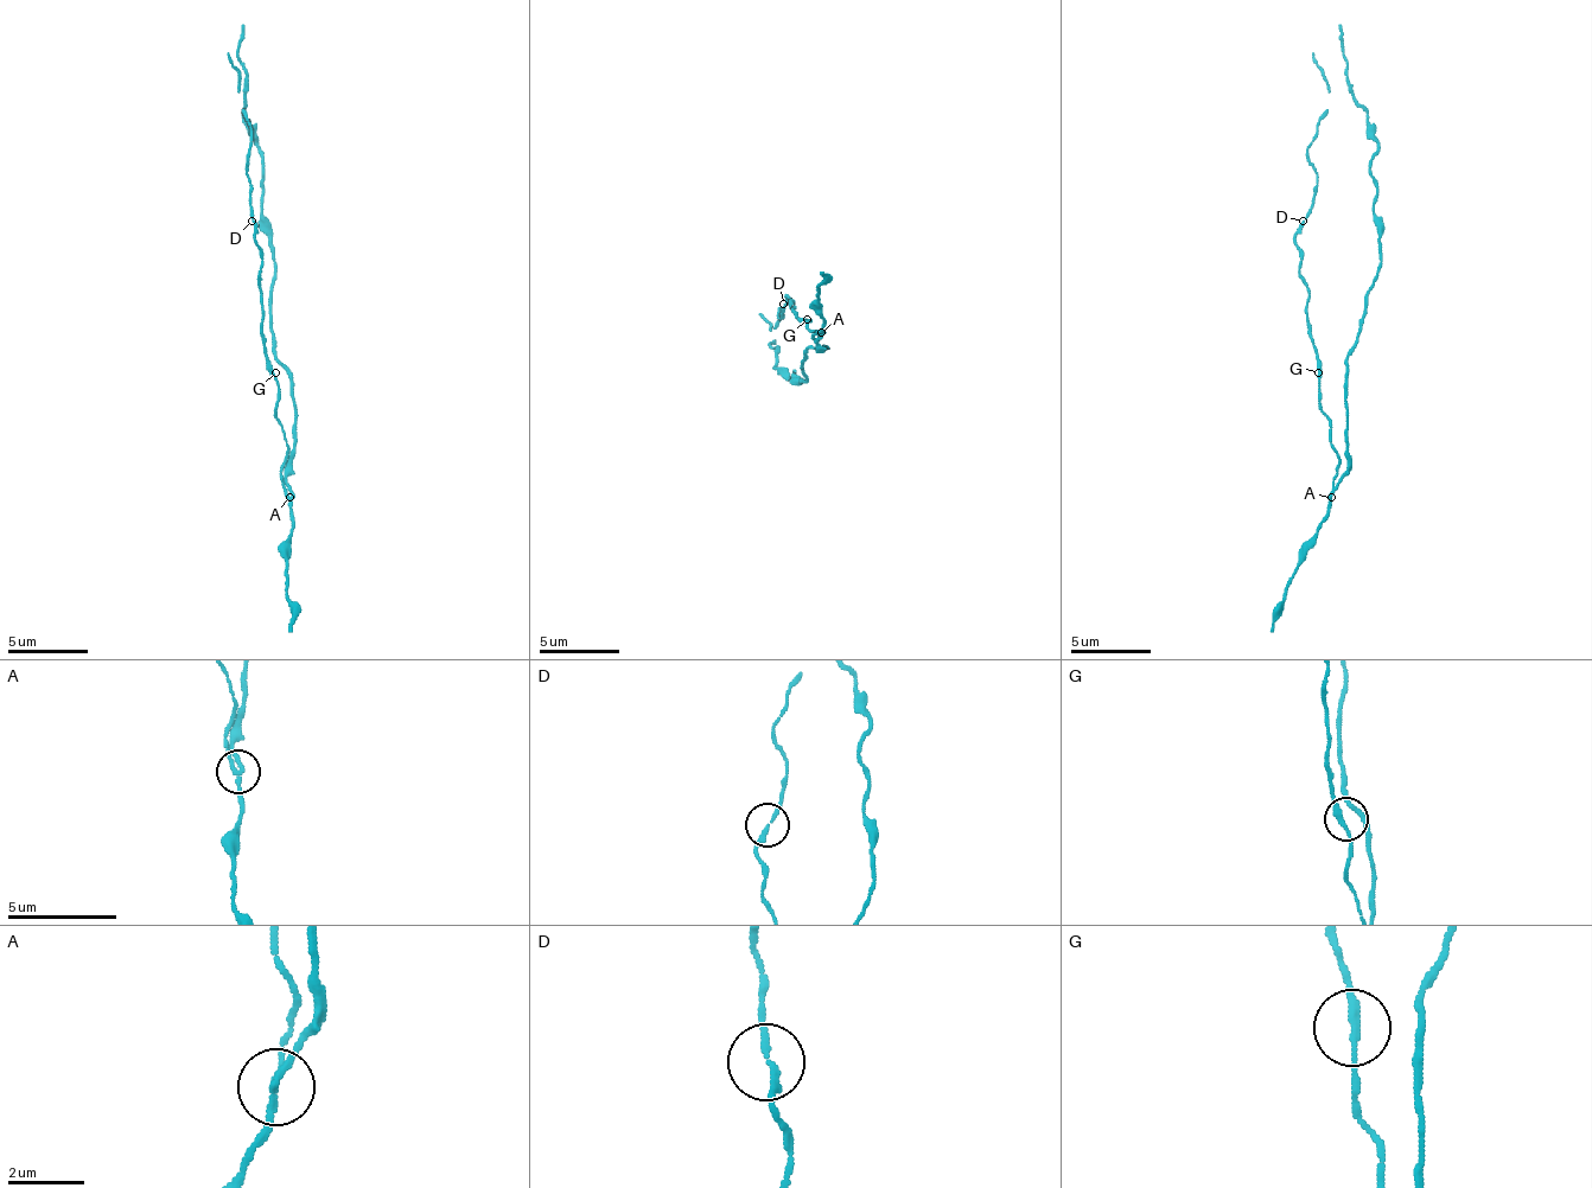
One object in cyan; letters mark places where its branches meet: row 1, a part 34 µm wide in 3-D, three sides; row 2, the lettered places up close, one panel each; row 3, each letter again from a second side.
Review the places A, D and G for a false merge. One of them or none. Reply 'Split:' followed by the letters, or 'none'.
Split: A

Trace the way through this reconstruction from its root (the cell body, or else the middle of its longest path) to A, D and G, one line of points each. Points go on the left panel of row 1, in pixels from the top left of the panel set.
A: (295, 425), (295, 457), (287, 480), (291, 496)
D: (295, 425), (295, 452), (287, 460), (284, 425), (275, 416), (279, 379), (263, 344), (263, 248), (252, 219)
G: (295, 425), (295, 452), (287, 460), (284, 425), (275, 416), (279, 400), (275, 372)

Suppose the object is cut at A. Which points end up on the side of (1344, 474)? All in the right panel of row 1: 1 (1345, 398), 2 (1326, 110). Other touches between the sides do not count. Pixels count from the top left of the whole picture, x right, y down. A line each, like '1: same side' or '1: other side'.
1: same side
2: other side

